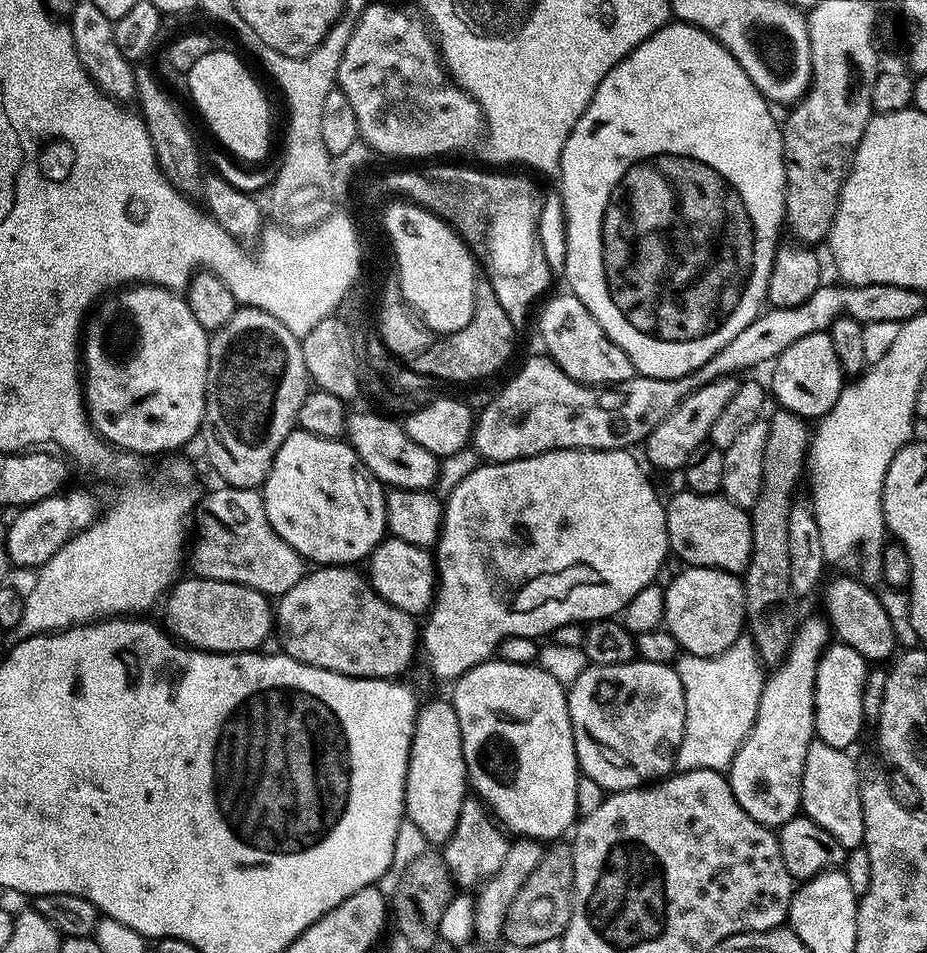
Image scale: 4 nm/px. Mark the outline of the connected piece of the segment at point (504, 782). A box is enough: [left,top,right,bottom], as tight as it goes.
[450,658,582,842]

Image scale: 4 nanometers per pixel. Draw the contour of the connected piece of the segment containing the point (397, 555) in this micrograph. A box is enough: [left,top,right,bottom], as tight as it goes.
[366,538,438,617]

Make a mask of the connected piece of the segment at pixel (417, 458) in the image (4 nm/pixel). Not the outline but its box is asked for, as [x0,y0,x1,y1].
[346,412,440,489]

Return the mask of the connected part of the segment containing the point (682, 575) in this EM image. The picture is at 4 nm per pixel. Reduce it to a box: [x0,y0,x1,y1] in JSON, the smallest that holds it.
[664,567,746,656]

